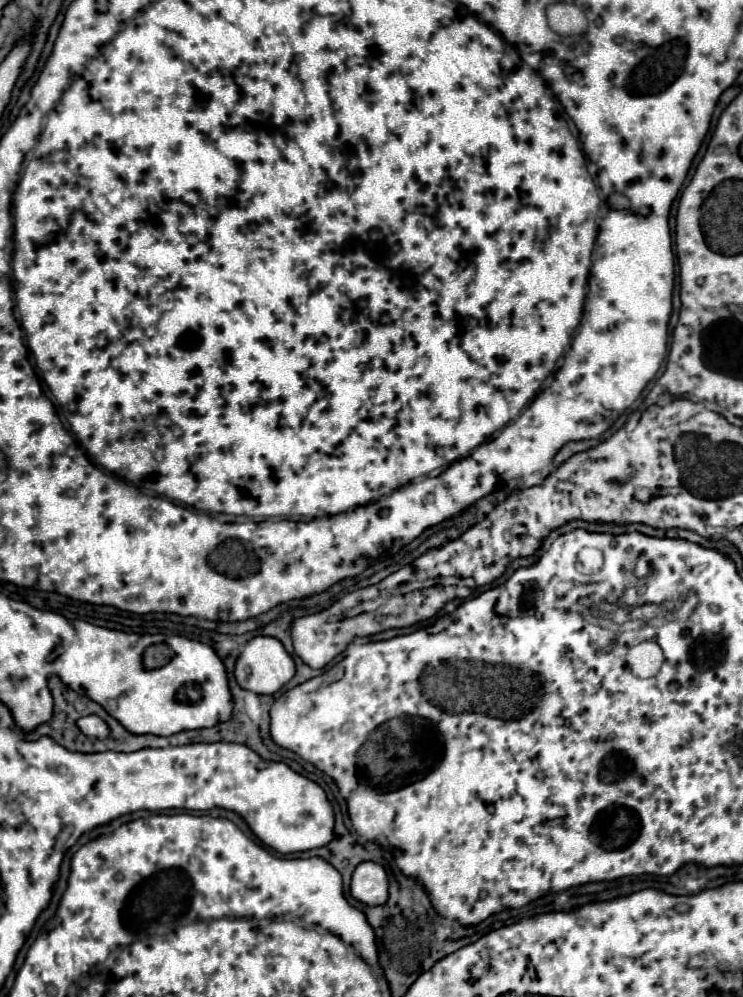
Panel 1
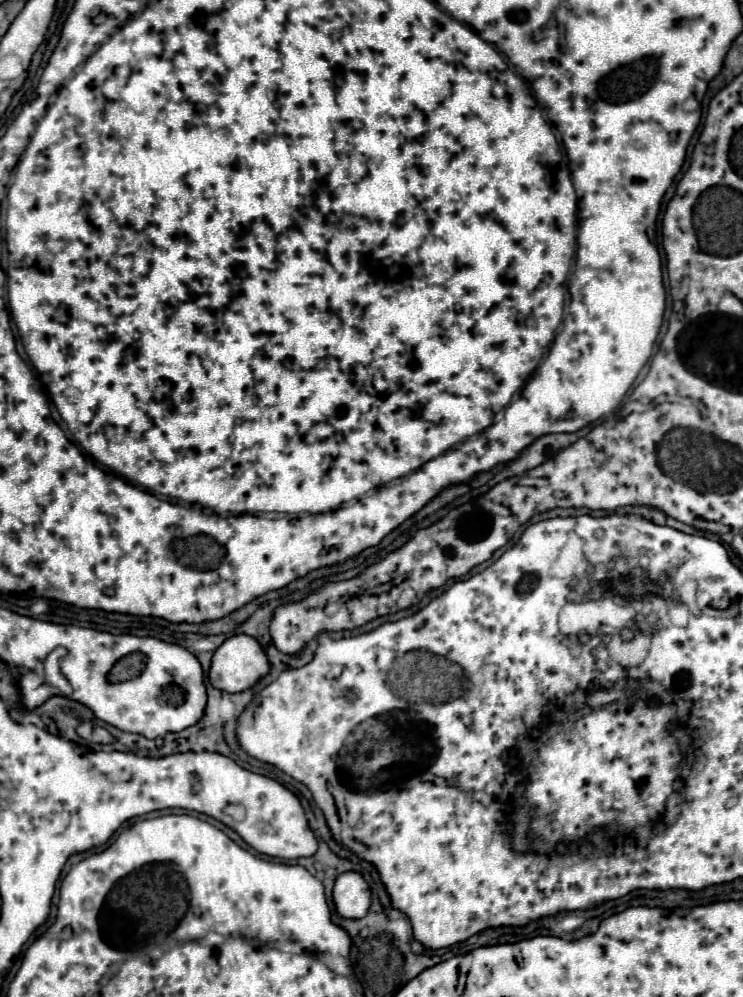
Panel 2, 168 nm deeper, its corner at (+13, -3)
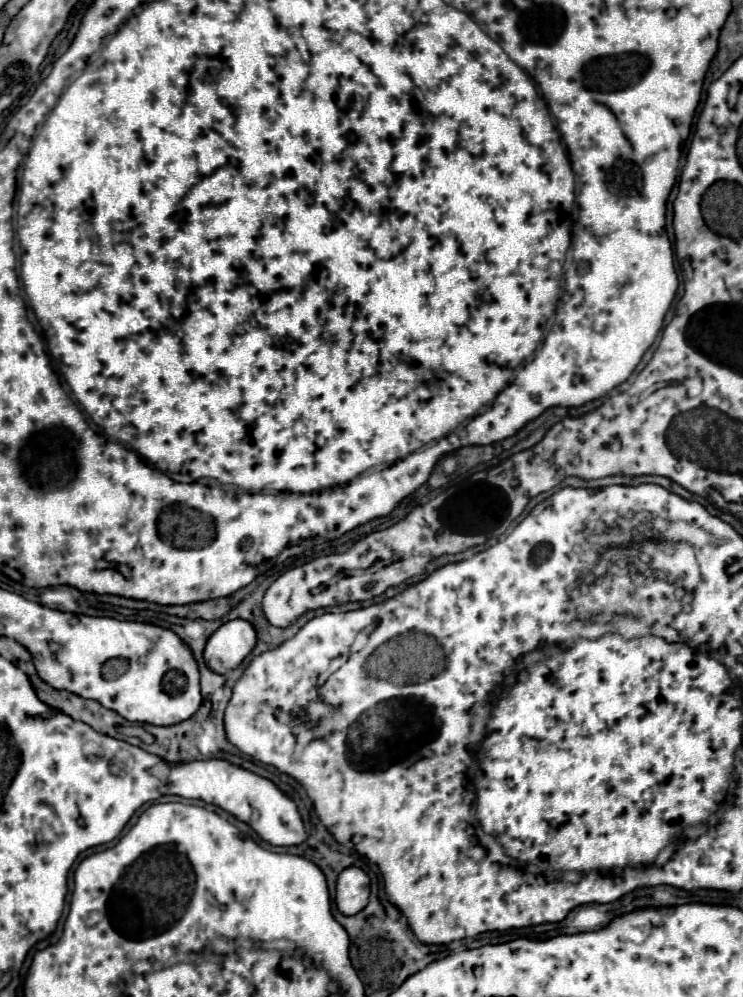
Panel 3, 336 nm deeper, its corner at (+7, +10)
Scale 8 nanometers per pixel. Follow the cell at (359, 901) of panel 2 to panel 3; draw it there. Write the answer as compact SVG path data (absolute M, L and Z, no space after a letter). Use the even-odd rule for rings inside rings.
M348 867L338 875L336 907L342 915L356 915L368 905L368 875L358 867Z

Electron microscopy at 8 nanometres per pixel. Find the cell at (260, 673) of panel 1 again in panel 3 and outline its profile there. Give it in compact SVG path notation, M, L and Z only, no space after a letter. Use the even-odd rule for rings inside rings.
M244 619L222 623L206 641L204 661L216 673L236 669L256 645L256 631Z

